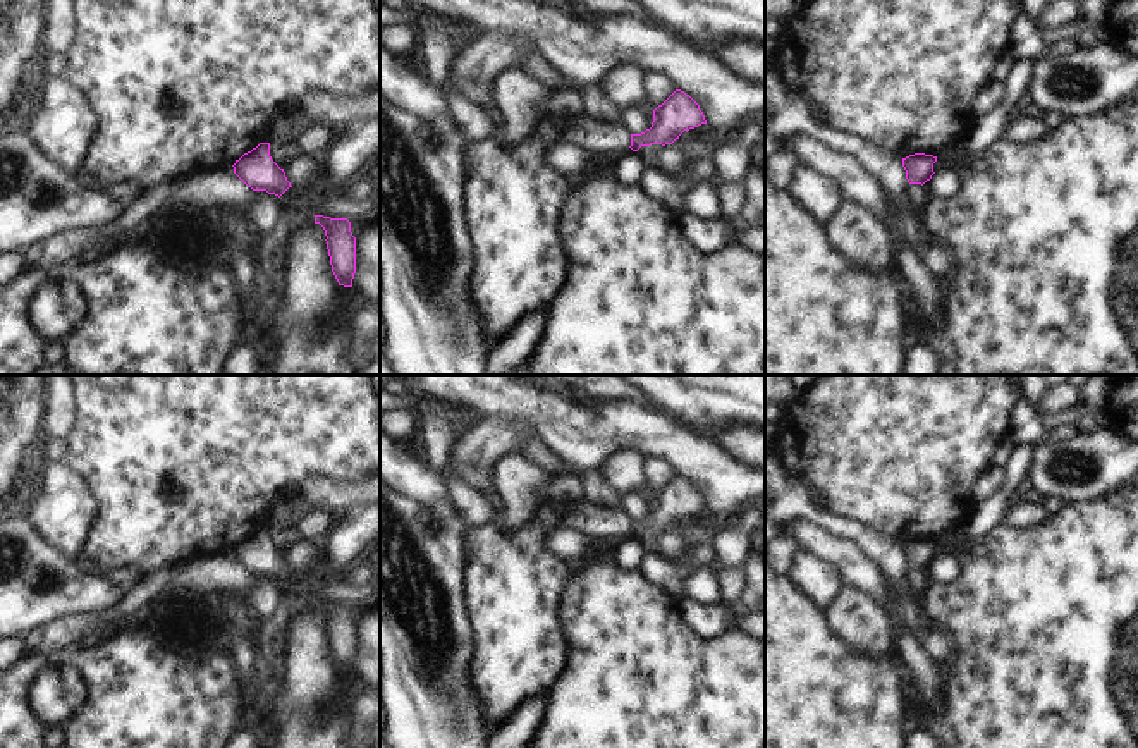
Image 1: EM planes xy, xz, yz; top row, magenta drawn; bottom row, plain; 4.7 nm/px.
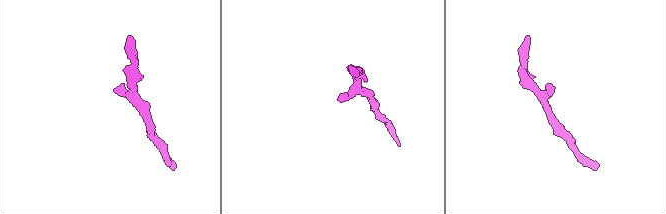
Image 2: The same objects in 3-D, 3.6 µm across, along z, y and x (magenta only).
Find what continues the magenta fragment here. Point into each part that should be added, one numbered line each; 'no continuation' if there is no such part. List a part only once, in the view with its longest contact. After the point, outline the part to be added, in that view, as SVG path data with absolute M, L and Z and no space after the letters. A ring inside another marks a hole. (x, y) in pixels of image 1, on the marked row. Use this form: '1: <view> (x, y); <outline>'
no continuation

